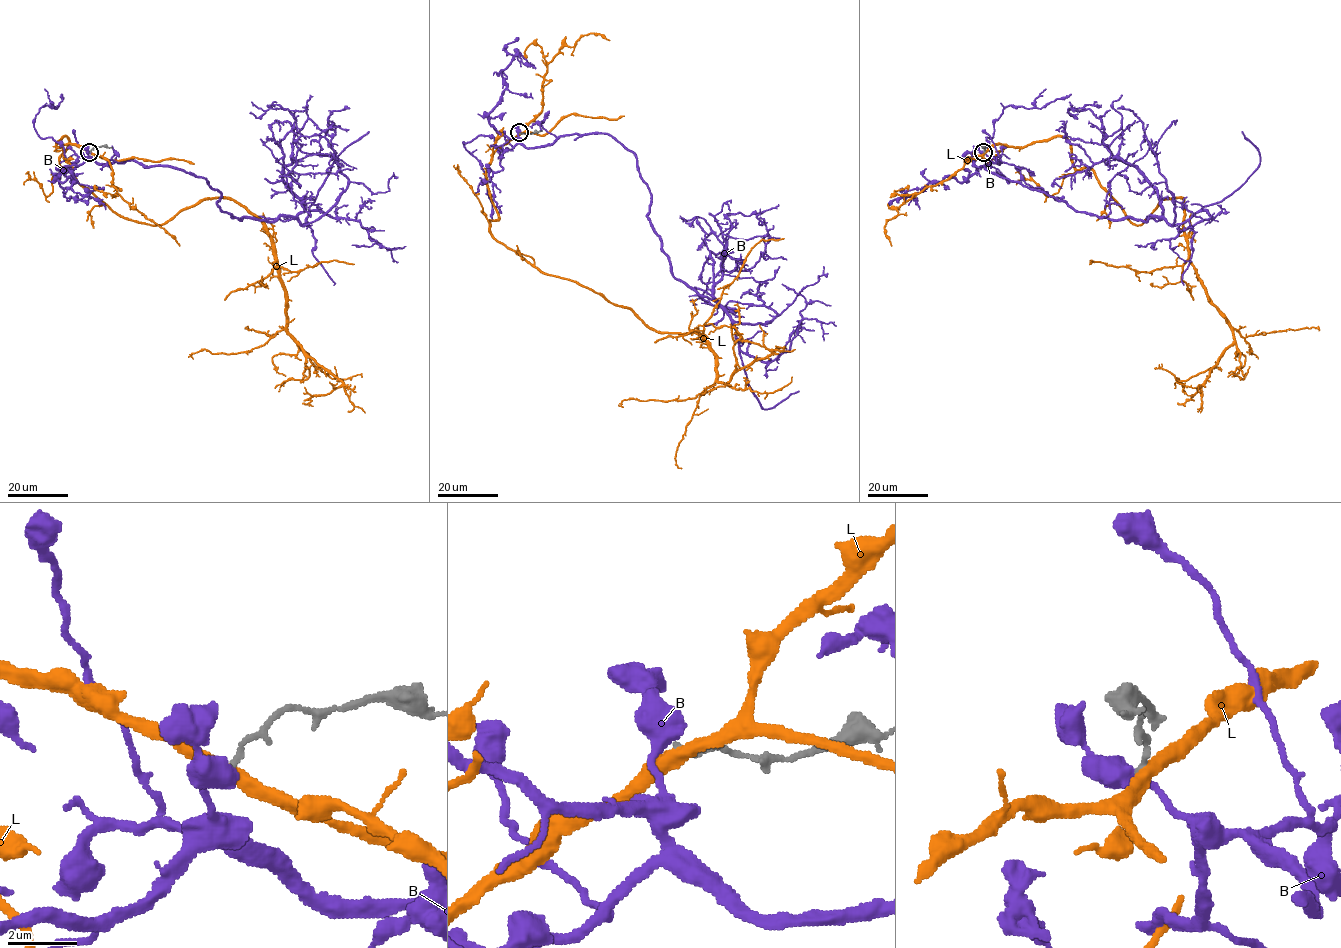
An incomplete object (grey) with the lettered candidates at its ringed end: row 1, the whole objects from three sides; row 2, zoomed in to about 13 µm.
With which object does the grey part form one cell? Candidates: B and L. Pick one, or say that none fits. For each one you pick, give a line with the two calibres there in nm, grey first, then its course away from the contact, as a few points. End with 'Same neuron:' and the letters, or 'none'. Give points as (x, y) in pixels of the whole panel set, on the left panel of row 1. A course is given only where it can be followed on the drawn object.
B: calibres 150 and 500 nm; course (89, 152), (200, 177), (240, 219), (304, 210), (293, 157), (336, 173), (333, 154), (330, 171)
Same neuron: B

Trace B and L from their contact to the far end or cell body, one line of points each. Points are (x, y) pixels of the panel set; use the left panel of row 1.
B: (89, 152), (200, 177), (240, 219), (304, 210), (293, 157), (336, 173), (333, 154), (330, 171)
L: (90, 152), (63, 137), (60, 169), (125, 217), (226, 198), (262, 222), (286, 330), (342, 383), (302, 403)

